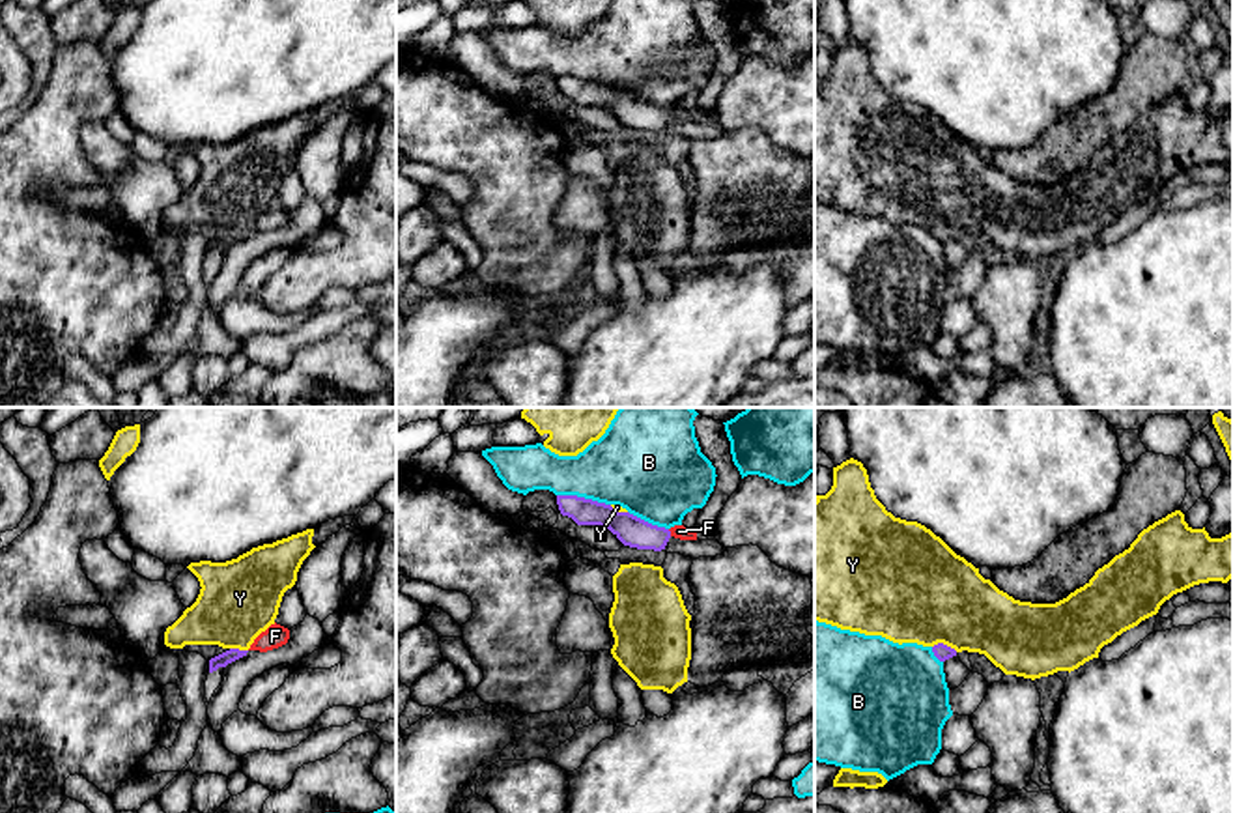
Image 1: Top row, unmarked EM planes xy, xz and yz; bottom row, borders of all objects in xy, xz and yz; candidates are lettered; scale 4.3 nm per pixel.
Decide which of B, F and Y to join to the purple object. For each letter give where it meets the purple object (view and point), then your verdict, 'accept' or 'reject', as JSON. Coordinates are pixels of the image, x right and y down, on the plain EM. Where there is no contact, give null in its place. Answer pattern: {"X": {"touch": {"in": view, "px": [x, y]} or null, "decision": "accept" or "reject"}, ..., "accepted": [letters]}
{"B": {"touch": {"in": "xz", "px": [583, 79]}, "decision": "reject"}, "F": {"touch": {"in": "xz", "px": [669, 114]}, "decision": "accept"}, "Y": {"touch": {"in": "yz", "px": [946, 227]}, "decision": "reject"}, "accepted": ["F"]}

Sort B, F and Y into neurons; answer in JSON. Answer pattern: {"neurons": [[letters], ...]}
{"neurons": [["B"], ["F"], ["Y"]]}

